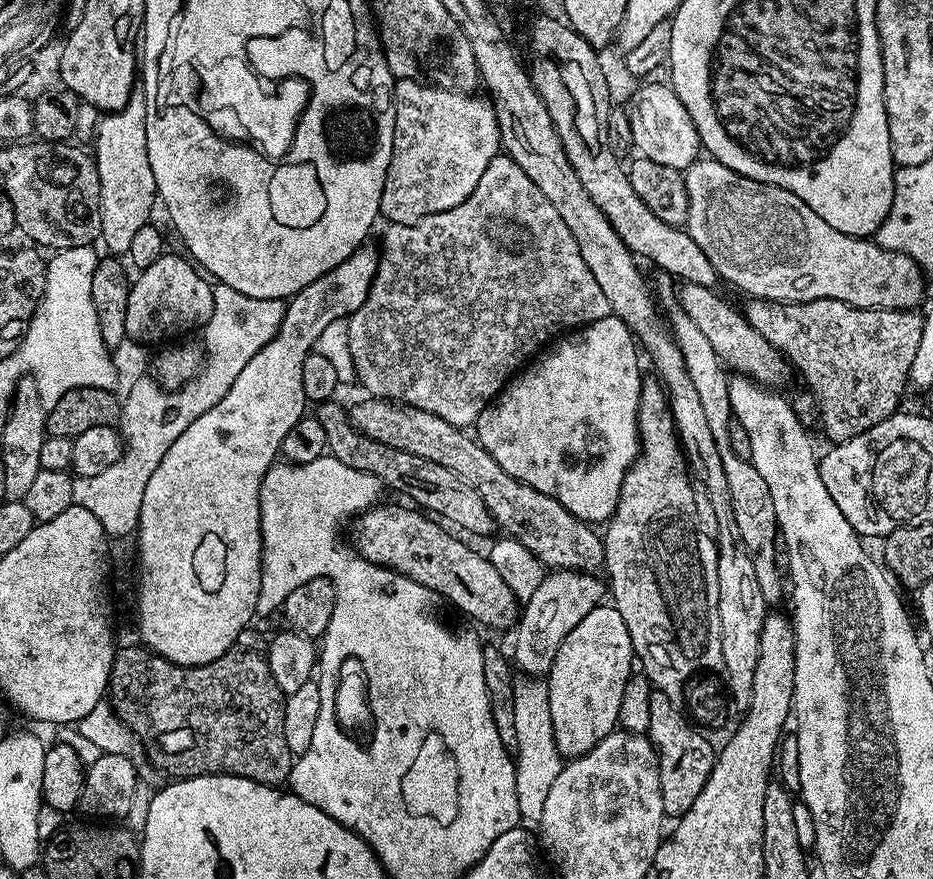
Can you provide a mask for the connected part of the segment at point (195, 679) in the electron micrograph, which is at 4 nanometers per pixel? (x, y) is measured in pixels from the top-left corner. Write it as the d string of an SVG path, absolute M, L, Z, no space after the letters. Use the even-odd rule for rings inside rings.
M263 651L228 652L228 660L224 660L224 668L192 668L192 676L180 684L180 692L176 692L176 700L180 700L180 720L212 720L212 732L204 732L200 744L208 744L208 748L200 748L196 740L188 740L184 732L180 732L180 724L176 724L176 700L168 704L168 700L156 700L152 704L152 712L144 716L148 724L144 724L144 732L140 736L152 736L156 744L152 744L152 764L172 778L185 776L207 776L223 774L250 778L259 784L280 786L289 779L294 757L286 746L284 737L284 701L286 699L271 676L268 657Z

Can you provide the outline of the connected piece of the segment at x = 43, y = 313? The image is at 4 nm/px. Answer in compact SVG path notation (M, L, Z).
M72 247L59 249L49 257L45 267L45 283L43 291L35 305L35 312L24 329L24 337L18 340L20 360L24 364L32 364L36 374L32 378L34 387L40 395L41 403L46 406L54 405L61 397L66 396L71 390L80 387L96 387L98 389L111 389L114 384L113 360L111 351L105 346L101 336L99 324L96 322L96 310L90 292L92 274L100 261L95 247Z

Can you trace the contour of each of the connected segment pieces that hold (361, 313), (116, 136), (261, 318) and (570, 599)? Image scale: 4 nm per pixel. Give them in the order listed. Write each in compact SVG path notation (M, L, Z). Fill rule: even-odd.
M497 154L490 161L484 174L479 178L478 192L471 192L470 198L474 205L480 206L480 199L484 196L502 196L502 198L494 198L492 202L496 202L494 206L490 206L488 210L496 210L500 208L500 200L506 200L506 220L508 222L506 230L510 230L512 238L516 240L516 244L522 248L520 252L472 252L472 248L468 248L468 252L464 252L464 248L460 248L460 244L464 244L464 240L460 240L460 236L452 236L452 228L448 228L448 224L452 224L452 220L448 220L448 216L444 216L444 232L440 232L440 236L432 236L432 244L436 244L436 248L424 248L421 242L412 242L408 238L399 238L392 244L392 248L388 248L379 253L379 263L376 265L376 277L372 279L372 285L368 291L366 302L357 312L351 313L347 317L349 324L349 348L352 355L352 362L355 368L355 379L360 379L366 387L369 388L371 395L376 398L383 398L393 402L403 402L409 408L421 408L430 414L438 414L438 418L442 418L446 422L450 422L461 430L467 429L469 426L475 425L480 419L485 408L489 403L495 401L500 395L502 389L551 341L553 338L559 337L562 333L574 330L578 327L584 327L594 321L601 320L602 317L611 313L609 299L603 293L597 279L594 278L593 272L586 266L585 260L581 258L580 247L578 247L575 238L569 229L556 215L555 209L548 203L542 192L533 184L523 172L522 168L515 164L511 157L505 154Z
M142 87L132 89L123 109L99 117L95 136L94 159L100 179L100 236L109 253L124 254L134 234L149 223L152 203L158 200L150 158L146 154L146 102Z
M217 283L212 289L214 310L212 317L202 329L202 344L212 344L212 352L216 352L216 360L212 360L212 368L208 368L208 388L224 388L224 384L232 384L234 378L276 336L284 317L286 307L283 300L267 300L266 298L250 298L246 294L238 294L238 290L230 290L230 286Z
M554 570L547 573L538 589L523 603L520 618L513 631L515 667L530 678L540 678L547 675L552 668L557 650L566 634L578 626L578 622L590 614L590 610L601 605L606 586L596 578L597 575L585 571Z

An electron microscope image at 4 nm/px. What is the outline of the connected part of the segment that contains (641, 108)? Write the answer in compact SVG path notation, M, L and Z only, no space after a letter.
M644 82L640 89L637 90L636 93L632 96L632 101L628 104L628 124L632 127L632 136L637 140L638 143L641 144L642 147L648 151L648 156L653 160L654 163L660 164L659 166L663 166L664 168L675 168L677 170L686 170L688 167L693 164L697 158L701 155L700 152L700 132L696 129L697 121L694 117L688 113L686 110L686 106L682 106L682 98L678 98L678 94L674 89L672 89L671 83L664 82L664 84L646 84L650 82Z

